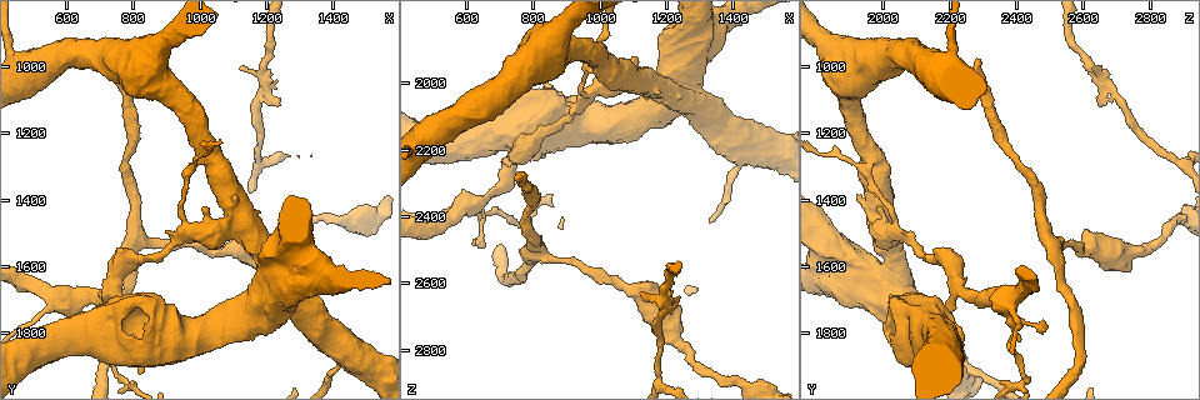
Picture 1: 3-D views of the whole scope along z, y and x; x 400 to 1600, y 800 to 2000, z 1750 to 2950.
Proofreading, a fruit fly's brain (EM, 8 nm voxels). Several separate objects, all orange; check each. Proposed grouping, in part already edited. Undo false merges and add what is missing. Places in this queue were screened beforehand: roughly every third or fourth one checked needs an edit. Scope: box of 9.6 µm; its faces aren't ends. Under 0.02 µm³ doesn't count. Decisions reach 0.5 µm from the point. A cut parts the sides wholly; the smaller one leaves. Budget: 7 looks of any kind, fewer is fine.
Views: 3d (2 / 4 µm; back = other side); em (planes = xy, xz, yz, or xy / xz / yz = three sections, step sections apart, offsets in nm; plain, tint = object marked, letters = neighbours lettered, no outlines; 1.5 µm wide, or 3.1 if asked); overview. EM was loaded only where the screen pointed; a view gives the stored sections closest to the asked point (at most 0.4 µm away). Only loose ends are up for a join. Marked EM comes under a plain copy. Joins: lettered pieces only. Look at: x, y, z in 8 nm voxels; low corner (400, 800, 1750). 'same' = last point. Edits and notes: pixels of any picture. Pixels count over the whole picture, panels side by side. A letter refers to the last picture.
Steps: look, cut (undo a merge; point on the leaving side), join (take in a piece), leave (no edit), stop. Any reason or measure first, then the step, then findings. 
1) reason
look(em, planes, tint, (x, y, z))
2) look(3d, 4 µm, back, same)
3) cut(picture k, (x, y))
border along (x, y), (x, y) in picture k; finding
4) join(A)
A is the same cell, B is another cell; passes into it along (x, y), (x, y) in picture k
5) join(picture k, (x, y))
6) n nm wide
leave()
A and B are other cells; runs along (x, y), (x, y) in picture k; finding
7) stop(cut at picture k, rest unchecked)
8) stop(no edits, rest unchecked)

an open end
look(em, planes, letters, (760, 980, 2290))

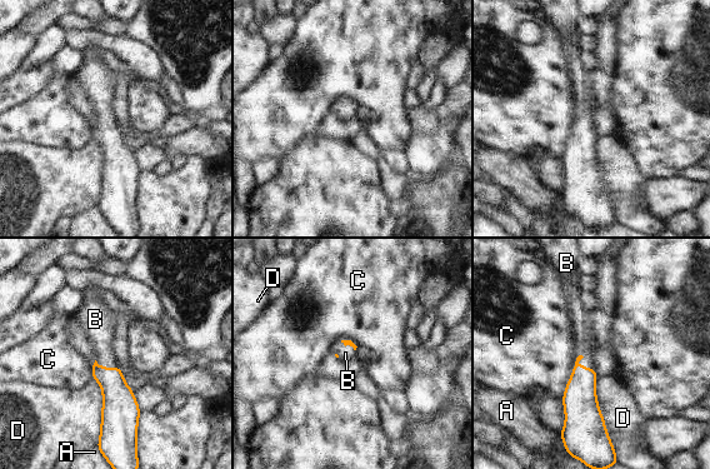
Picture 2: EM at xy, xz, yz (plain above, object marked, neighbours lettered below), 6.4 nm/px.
join(B)
B is the same cell, A, C and D are other cells; passes into it along (580, 402), (579, 365), (583, 328) in picture 2; it goes on there

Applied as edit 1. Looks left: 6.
sharp bend
look(3d, 2 µm, (770, 1940, 2420))

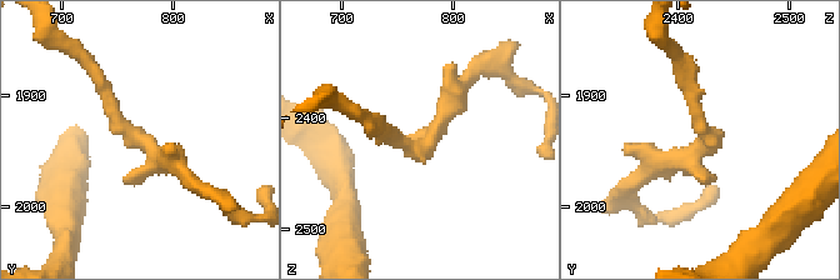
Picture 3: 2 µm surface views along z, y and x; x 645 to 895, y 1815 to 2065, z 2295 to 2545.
shape alone is not enough
look(em, planes, letters, (774, 1942, 2424))

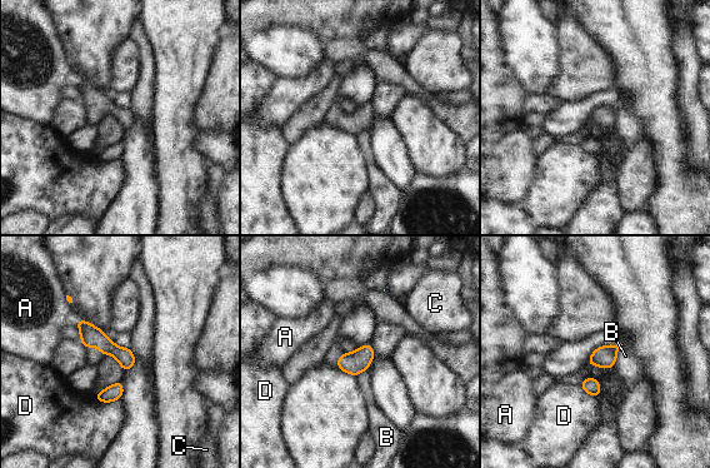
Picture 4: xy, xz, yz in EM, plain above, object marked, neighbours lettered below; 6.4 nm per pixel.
leave()
A, B, C and D are other cells; runs along (80, 323), (129, 364) in picture 4; one neuron here

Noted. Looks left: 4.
tapers out
look(3d, 4 µm, back, (1240, 1110, 2650))

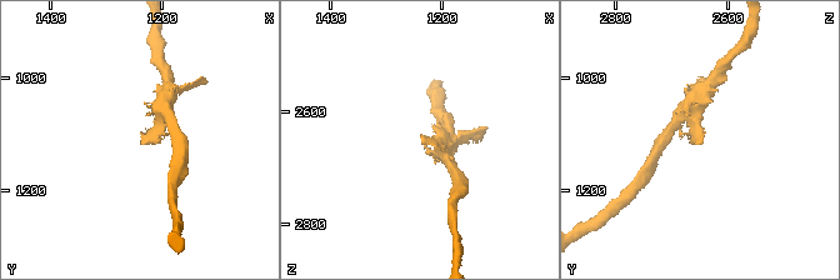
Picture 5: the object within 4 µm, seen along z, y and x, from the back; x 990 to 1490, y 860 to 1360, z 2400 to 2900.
shape alone is not enough
look(em, xz, step 4, letters, (1235, 1115, 2650))

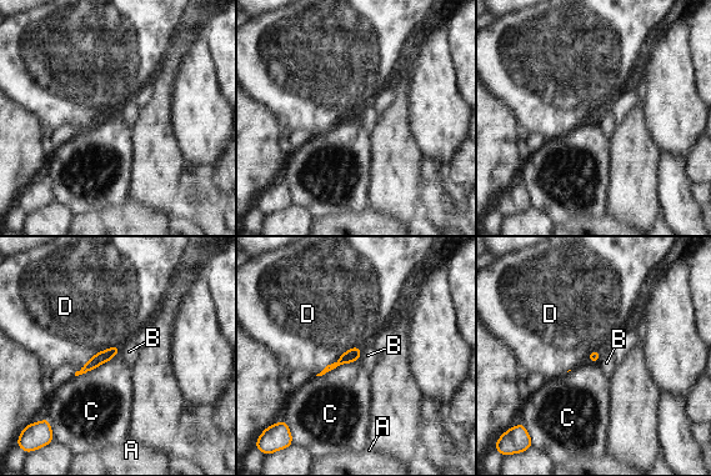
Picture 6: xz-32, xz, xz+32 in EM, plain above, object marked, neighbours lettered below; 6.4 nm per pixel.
look(em, planes, letters, same)

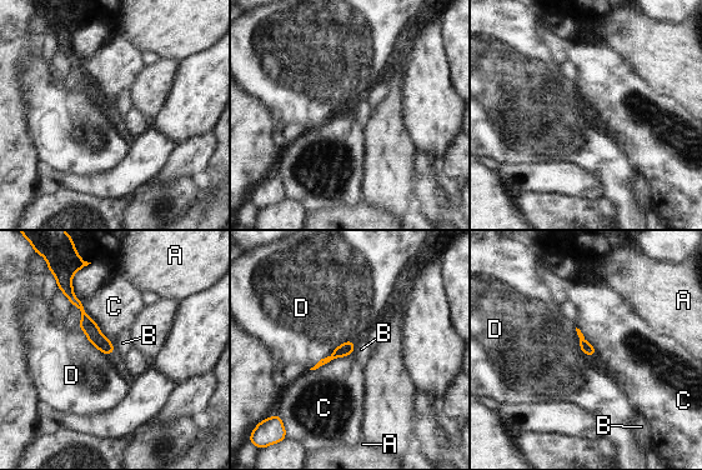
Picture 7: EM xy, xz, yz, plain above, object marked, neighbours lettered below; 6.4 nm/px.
D touches over 340 nm
leave()
A, B, C and D are other cells; border along (354, 340), (340, 344), (309, 369) in picture 7; none of them fits

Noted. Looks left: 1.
stop(join at picture 2, rest unchecked)

